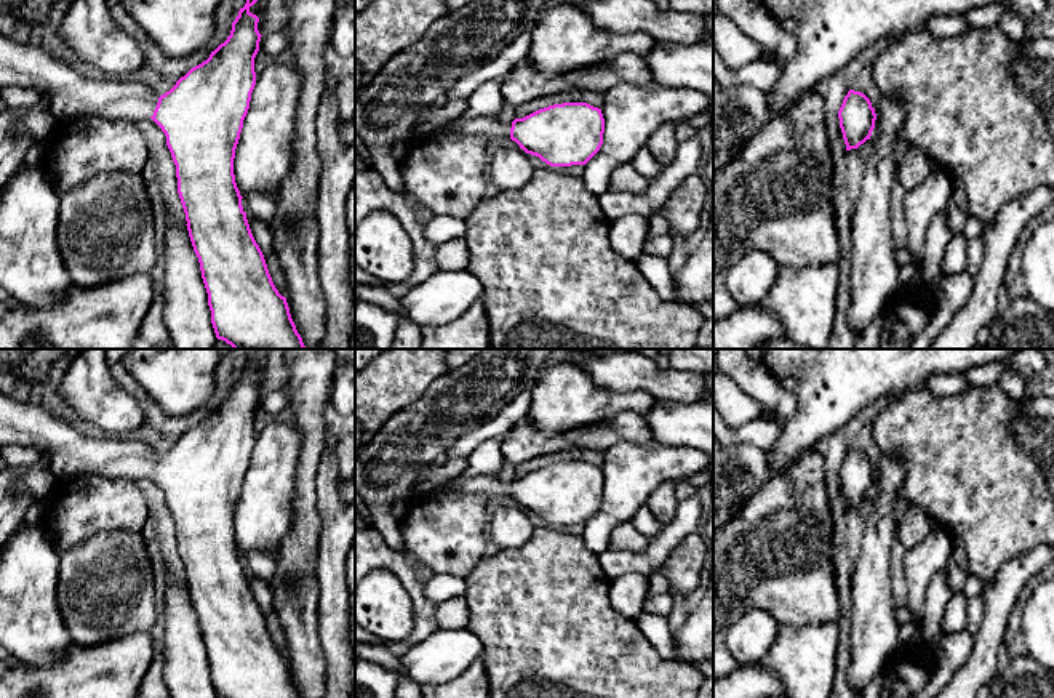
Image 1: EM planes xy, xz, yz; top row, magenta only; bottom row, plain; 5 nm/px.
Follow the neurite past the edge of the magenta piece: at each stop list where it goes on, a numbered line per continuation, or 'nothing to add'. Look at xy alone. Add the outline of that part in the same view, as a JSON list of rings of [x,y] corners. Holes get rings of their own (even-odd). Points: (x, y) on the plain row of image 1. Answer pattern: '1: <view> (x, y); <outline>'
1: xy (71, 453); [[[0,394],[0,447],[21,445],[43,451],[56,480],[106,475],[150,477],[158,456],[149,445],[123,435],[88,437],[48,410]]]

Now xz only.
1: xz (488, 485); [[[477,475],[469,479],[441,479],[414,483],[409,499],[430,496],[438,491],[456,491],[457,495],[483,495],[489,498],[510,498],[512,482],[494,475]]]

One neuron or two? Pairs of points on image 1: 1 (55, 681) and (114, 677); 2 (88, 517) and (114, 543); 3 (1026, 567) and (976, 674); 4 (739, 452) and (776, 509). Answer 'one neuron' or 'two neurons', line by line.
1: one neuron
2: two neurons
3: one neuron
4: two neurons

